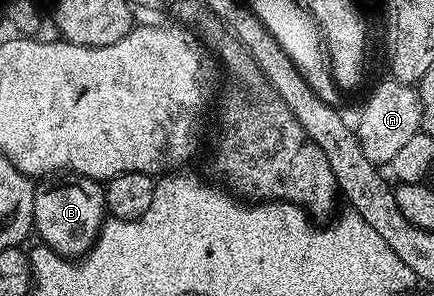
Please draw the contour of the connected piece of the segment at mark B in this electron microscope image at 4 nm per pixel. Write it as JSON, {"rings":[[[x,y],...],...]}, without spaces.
{"rings":[[[63,172],[44,177],[34,187],[33,197],[33,227],[36,235],[41,235],[40,243],[66,258],[84,256],[97,240],[101,225],[107,216],[105,184],[100,180],[92,180],[90,176]]]}

